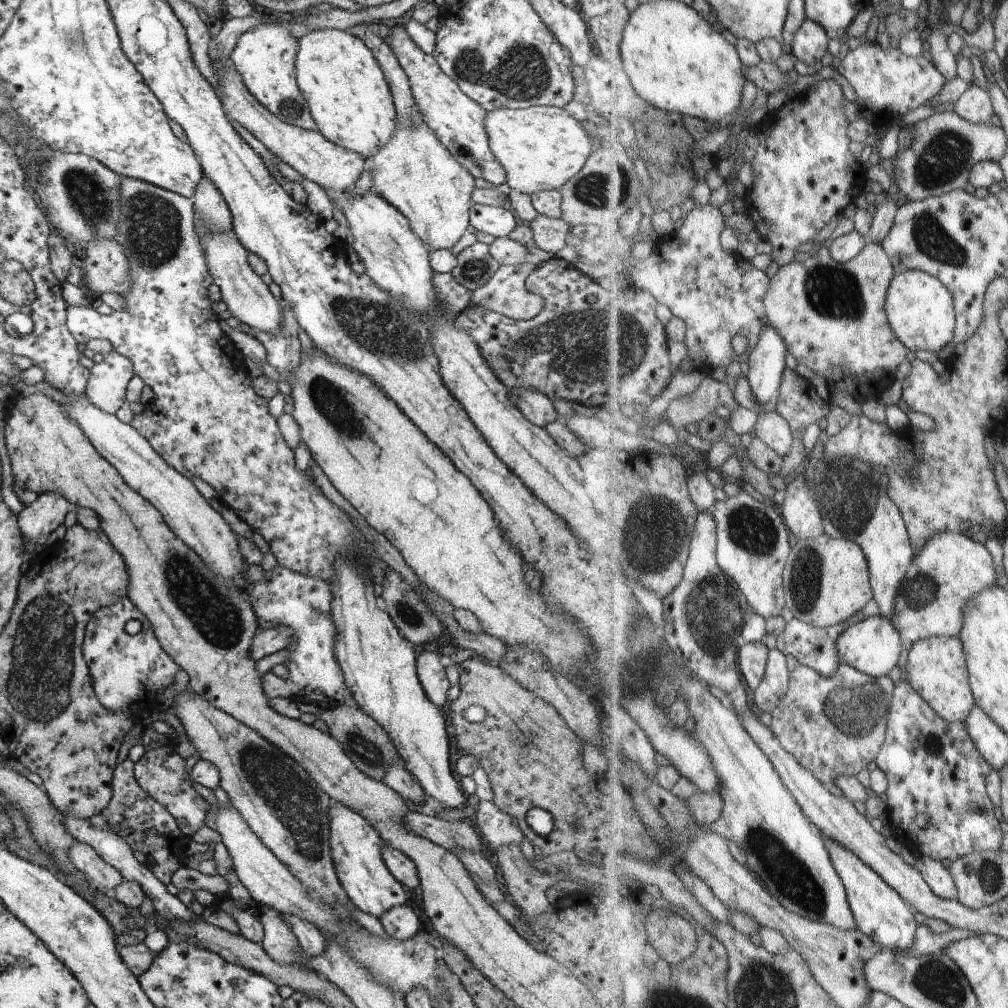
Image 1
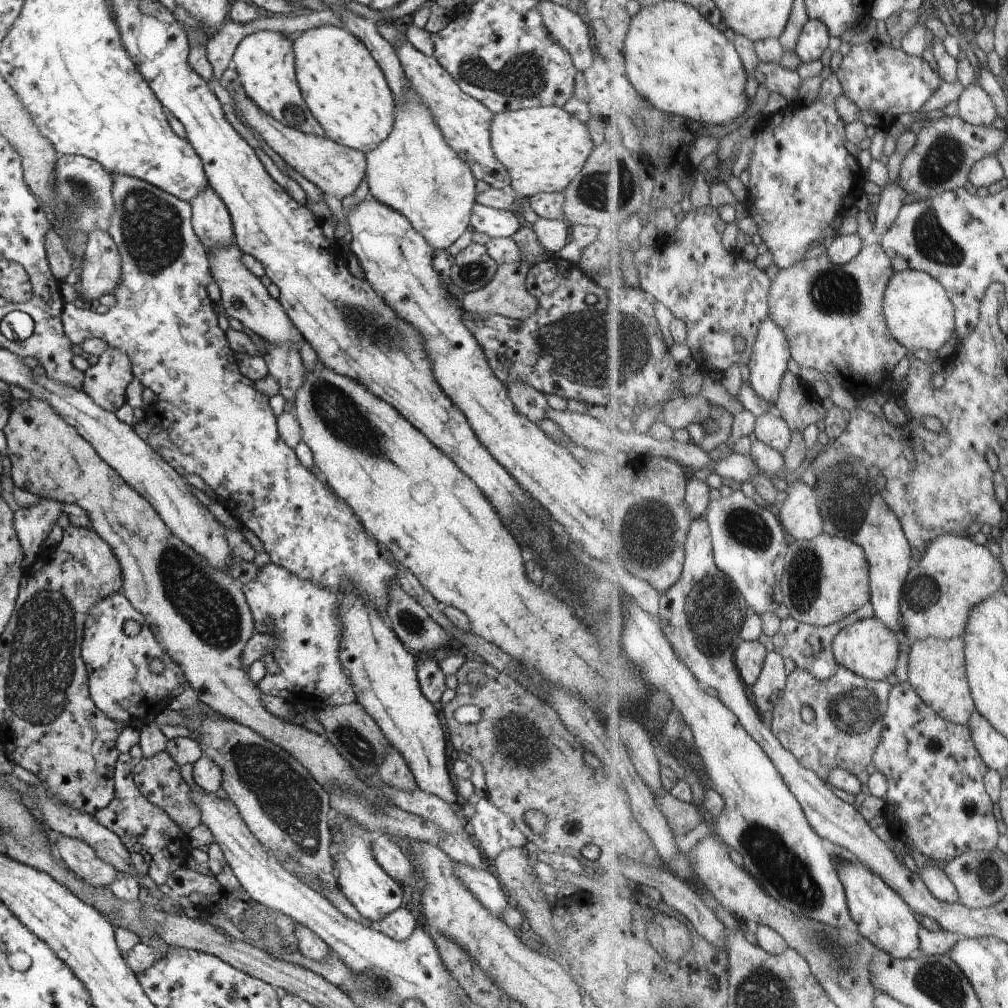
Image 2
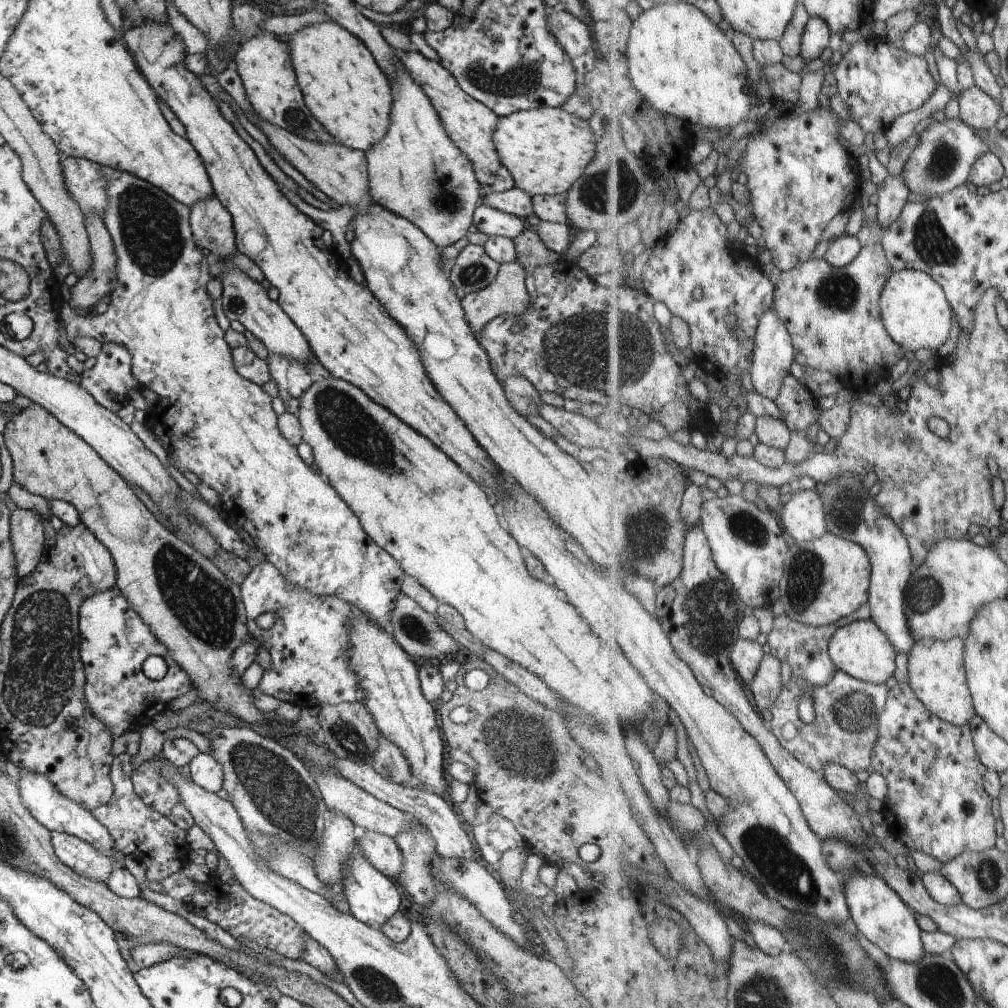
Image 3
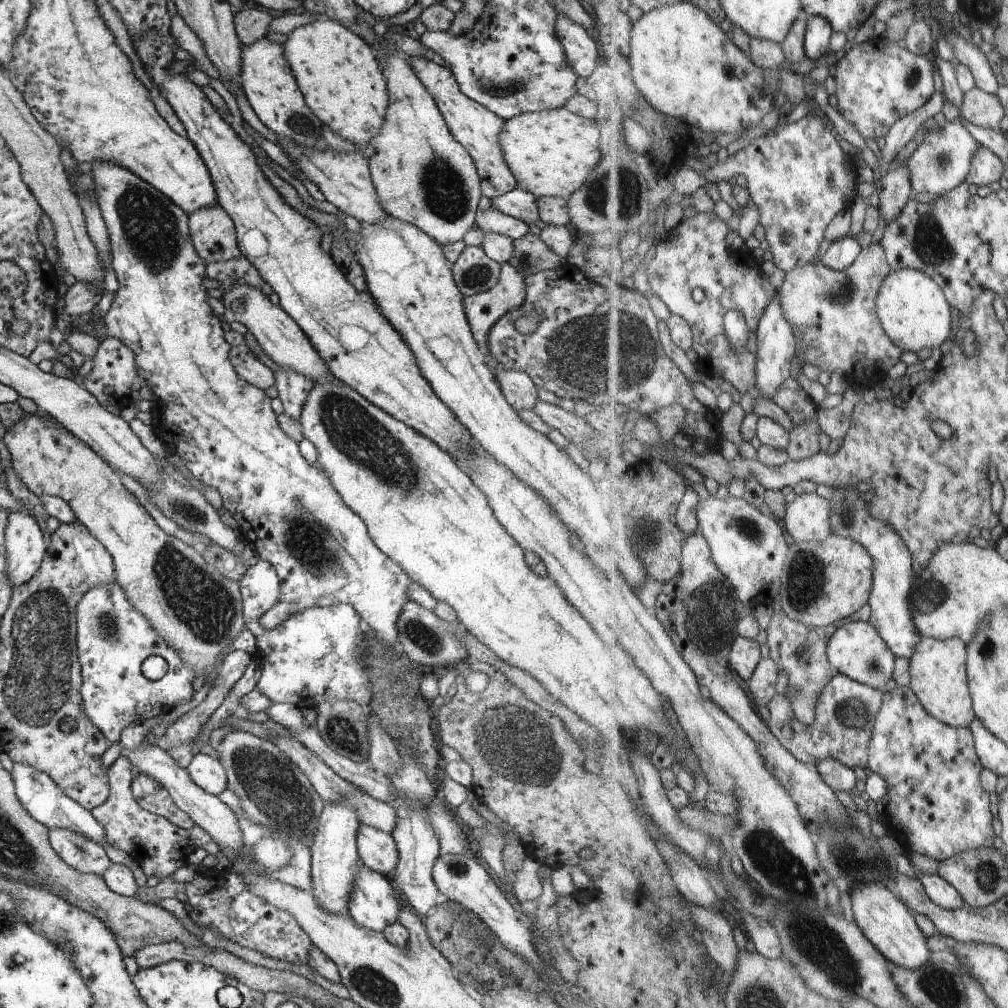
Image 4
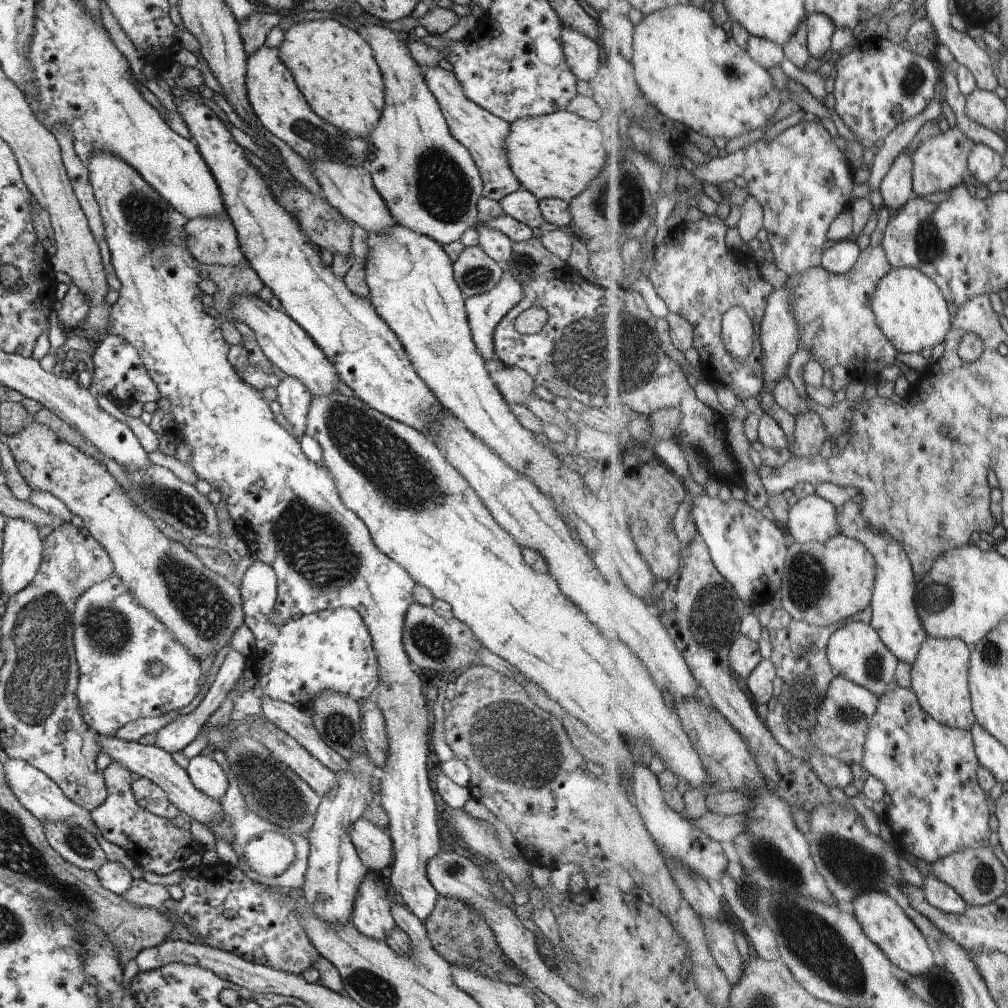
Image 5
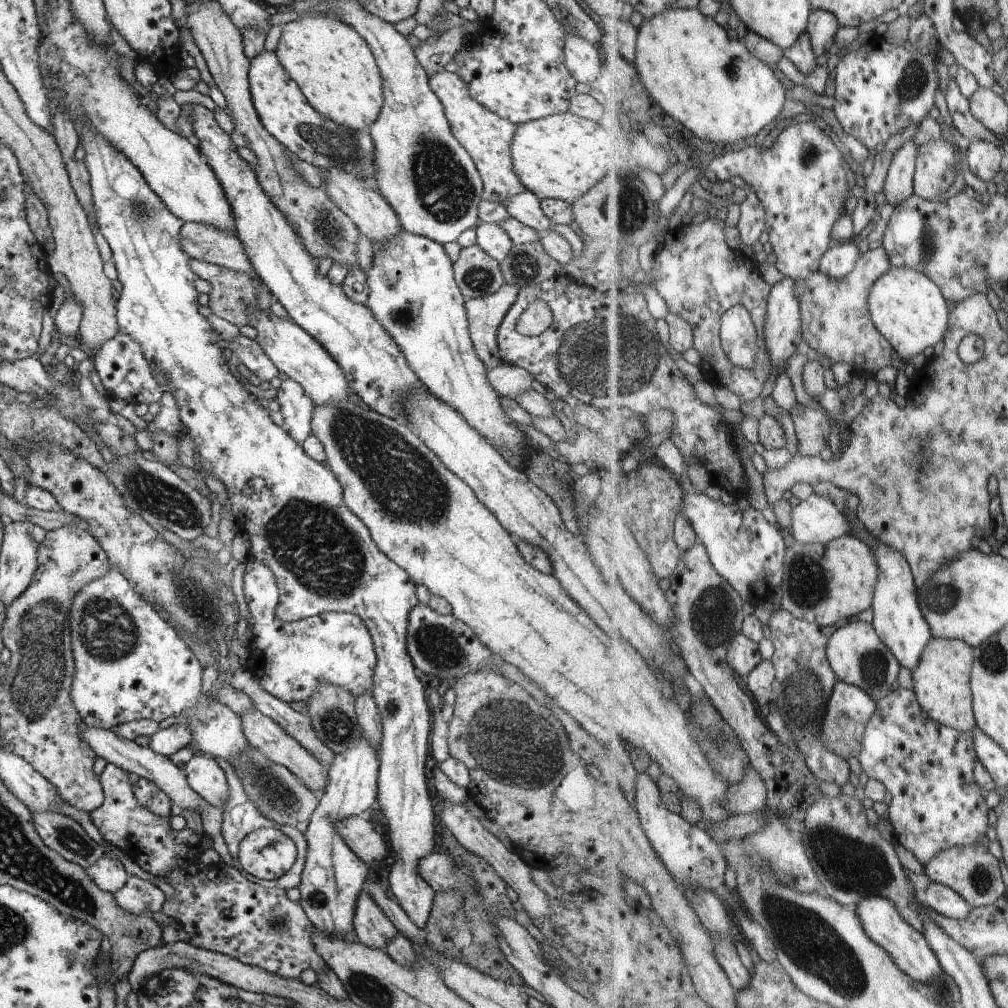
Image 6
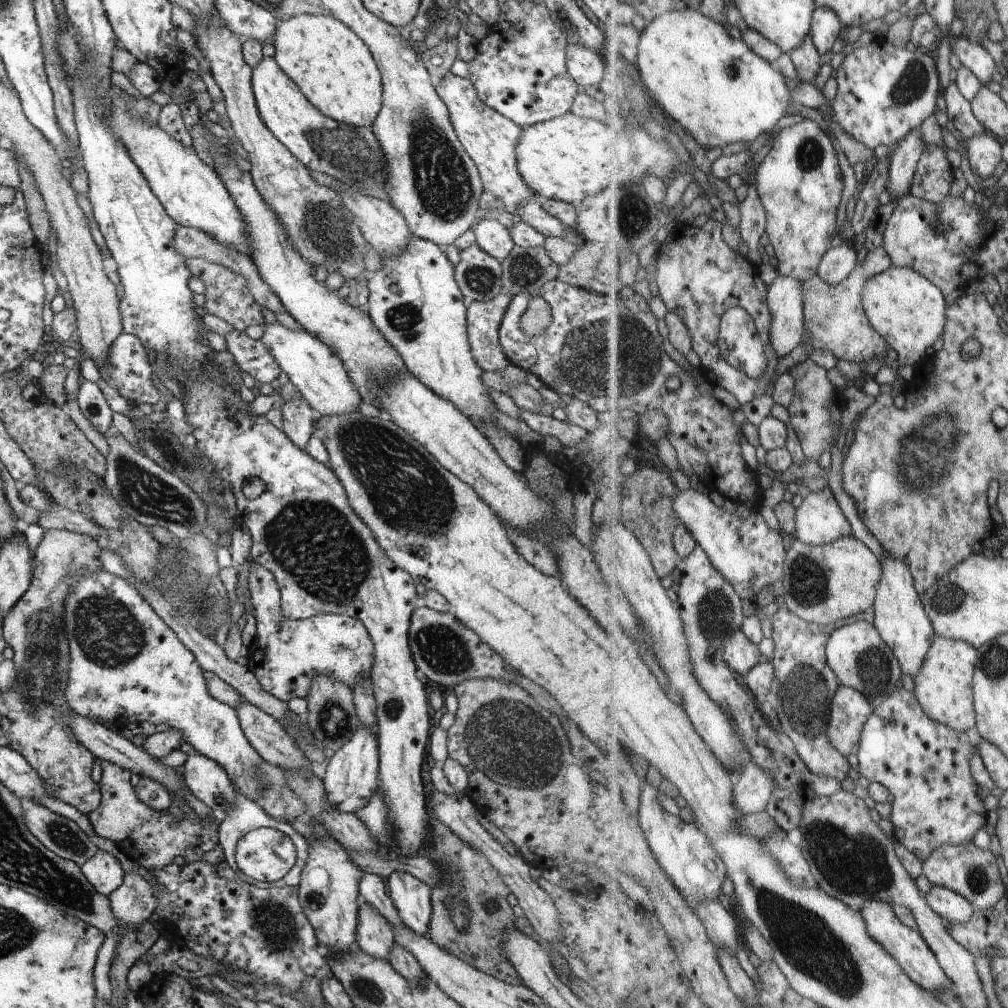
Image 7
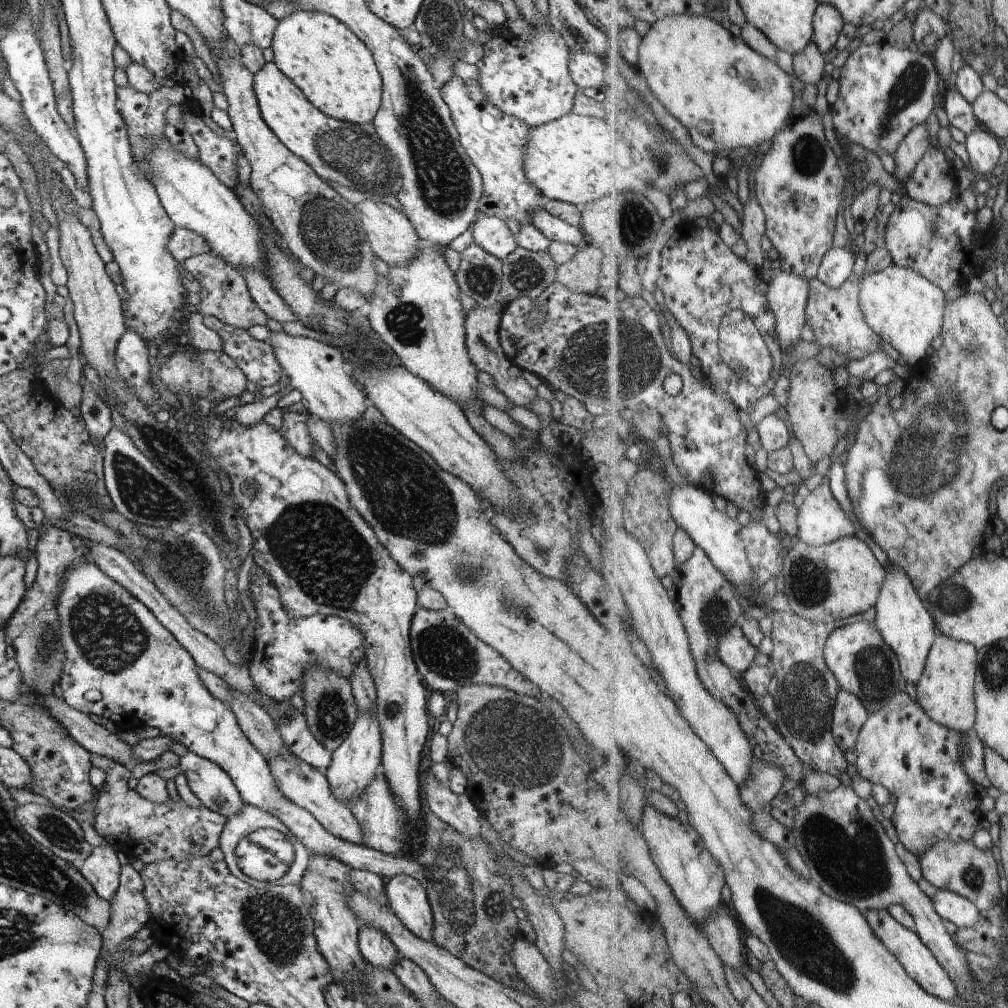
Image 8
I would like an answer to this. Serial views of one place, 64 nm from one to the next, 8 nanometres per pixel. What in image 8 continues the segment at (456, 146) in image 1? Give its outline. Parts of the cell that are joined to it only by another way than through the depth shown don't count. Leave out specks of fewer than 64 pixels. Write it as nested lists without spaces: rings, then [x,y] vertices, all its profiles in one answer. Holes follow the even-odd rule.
[[[454,75],[439,89],[442,100],[450,109],[459,141],[482,177],[483,191],[478,205],[479,214],[501,219],[513,218],[520,224],[531,224],[532,212],[542,208],[544,204],[543,194],[532,182],[528,182],[522,164],[531,126],[492,106],[476,79],[462,80]]]

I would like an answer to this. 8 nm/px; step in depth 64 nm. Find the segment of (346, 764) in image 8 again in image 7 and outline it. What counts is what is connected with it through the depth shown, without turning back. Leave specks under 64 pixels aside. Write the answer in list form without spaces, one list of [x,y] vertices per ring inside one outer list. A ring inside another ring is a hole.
[[[359,726],[354,736],[337,750],[330,753],[328,762],[322,767],[322,779],[326,787],[326,800],[330,806],[338,808],[340,812],[355,814],[360,808],[368,806],[370,798],[377,791],[379,778],[379,754],[377,731],[366,726]]]

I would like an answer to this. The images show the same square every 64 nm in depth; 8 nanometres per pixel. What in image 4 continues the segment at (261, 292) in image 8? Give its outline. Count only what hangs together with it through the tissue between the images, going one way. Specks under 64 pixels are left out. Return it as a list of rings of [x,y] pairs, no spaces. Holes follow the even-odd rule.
[[[218,204],[213,208],[202,208],[189,216],[189,236],[197,256],[206,264],[230,261],[243,256],[238,249],[235,225]]]

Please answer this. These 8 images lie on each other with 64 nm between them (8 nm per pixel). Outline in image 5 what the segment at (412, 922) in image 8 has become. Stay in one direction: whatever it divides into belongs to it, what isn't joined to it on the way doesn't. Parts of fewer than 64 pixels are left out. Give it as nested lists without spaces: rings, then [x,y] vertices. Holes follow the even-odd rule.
[[[96,151],[90,156],[86,166],[89,170],[89,182],[99,207],[105,241],[107,242],[107,246],[111,253],[111,262],[115,269],[116,277],[118,277],[120,283],[122,283],[122,288],[120,288],[119,291],[120,297],[111,306],[111,322],[113,326],[111,327],[109,334],[124,338],[138,350],[148,375],[158,386],[161,397],[167,398],[170,401],[174,422],[176,422],[173,432],[170,434],[177,443],[182,442],[192,446],[192,456],[187,465],[194,470],[197,477],[213,486],[213,489],[214,486],[220,488],[220,492],[228,502],[228,513],[230,513],[232,519],[236,520],[236,526],[239,533],[238,537],[245,541],[254,561],[261,561],[262,563],[268,564],[274,570],[275,576],[277,577],[278,591],[277,602],[271,613],[272,622],[280,625],[291,622],[291,620],[298,619],[304,615],[318,613],[322,610],[350,607],[360,614],[360,617],[363,619],[363,622],[373,639],[374,650],[377,657],[377,678],[379,683],[379,687],[374,696],[374,701],[377,703],[377,706],[380,708],[383,718],[385,719],[385,732],[387,737],[387,756],[382,770],[378,772],[377,778],[377,785],[380,788],[379,804],[386,812],[387,818],[389,819],[390,830],[388,830],[388,832],[390,832],[389,838],[393,845],[394,860],[387,875],[390,877],[389,880],[392,888],[402,896],[402,902],[404,902],[406,908],[420,921],[425,922],[428,919],[428,916],[434,911],[435,903],[440,898],[435,887],[428,881],[425,872],[426,866],[427,863],[440,852],[441,848],[439,836],[440,826],[438,826],[439,818],[437,817],[435,793],[432,791],[432,788],[430,788],[429,782],[429,777],[432,773],[427,770],[429,755],[428,746],[430,744],[430,738],[427,736],[427,729],[429,728],[428,707],[431,703],[429,703],[428,699],[422,694],[423,682],[420,679],[420,675],[415,672],[415,667],[411,663],[408,654],[405,652],[403,642],[404,620],[408,608],[415,603],[413,592],[415,587],[414,580],[412,580],[404,568],[401,568],[394,560],[391,560],[374,545],[364,522],[362,522],[358,516],[355,516],[354,512],[348,510],[342,503],[340,492],[338,491],[337,483],[335,482],[333,475],[323,464],[318,465],[311,462],[302,453],[299,439],[292,436],[292,434],[285,429],[282,429],[282,426],[278,424],[268,402],[260,395],[260,390],[249,386],[240,378],[233,366],[230,365],[227,358],[229,345],[224,341],[222,332],[219,328],[219,320],[211,318],[204,312],[202,303],[203,293],[199,288],[199,283],[203,280],[203,277],[197,270],[197,266],[201,264],[192,257],[192,254],[188,251],[186,245],[187,237],[185,234],[185,225],[188,220],[182,216],[181,213],[175,212],[166,203],[166,200],[163,200],[158,195],[158,192],[155,192],[154,188],[151,188],[140,177],[140,174],[138,174],[132,166],[129,166],[124,160],[121,160],[116,155],[112,155],[105,151]]]

